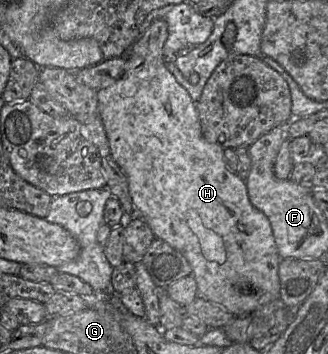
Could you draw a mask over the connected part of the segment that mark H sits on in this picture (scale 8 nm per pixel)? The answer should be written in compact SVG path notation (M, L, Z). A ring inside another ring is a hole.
M156 20L147 31L141 35L126 52L125 73L113 85L97 90L98 114L104 126L110 151L113 159L126 175L129 186L129 193L138 217L143 219L156 238L168 243L172 248L180 252L189 263L192 276L195 279L198 290L198 297L221 306L234 317L248 317L250 314L262 307L257 302L265 293L271 293L272 301L278 300L280 296L280 281L278 275L280 257L269 219L264 213L256 209L250 202L246 182L238 175L233 174L227 168L224 157L224 148L217 142L207 142L201 131L201 124L196 103L185 88L183 88L175 77L167 70L163 47L168 37L168 25L164 20ZM246 285L252 287L251 294L243 294L242 290Z

